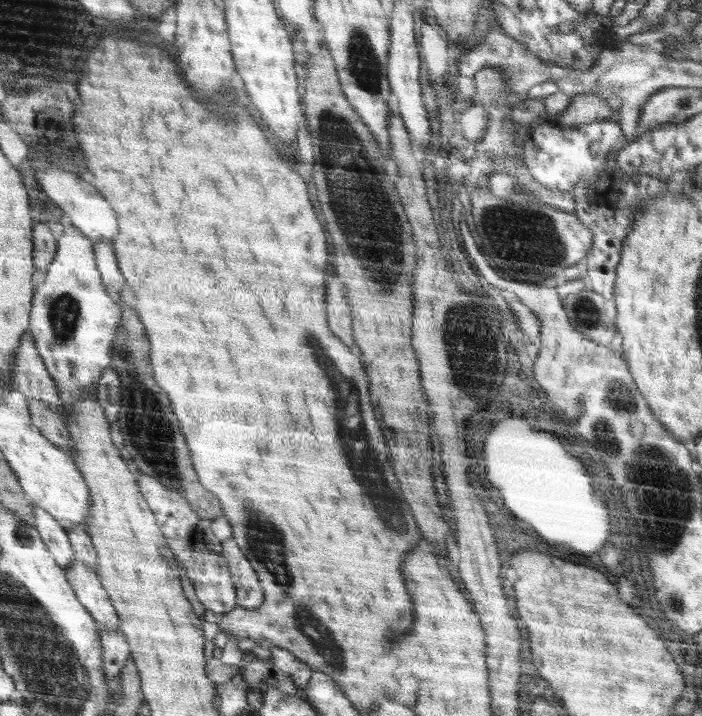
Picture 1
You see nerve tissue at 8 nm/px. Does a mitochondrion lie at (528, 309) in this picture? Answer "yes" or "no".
no

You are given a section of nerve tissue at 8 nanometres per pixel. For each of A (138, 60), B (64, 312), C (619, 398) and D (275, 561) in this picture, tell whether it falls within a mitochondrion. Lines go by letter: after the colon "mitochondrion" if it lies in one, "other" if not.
A: other
B: mitochondrion
C: mitochondrion
D: mitochondrion

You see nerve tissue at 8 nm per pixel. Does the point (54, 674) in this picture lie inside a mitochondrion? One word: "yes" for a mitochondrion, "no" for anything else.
yes

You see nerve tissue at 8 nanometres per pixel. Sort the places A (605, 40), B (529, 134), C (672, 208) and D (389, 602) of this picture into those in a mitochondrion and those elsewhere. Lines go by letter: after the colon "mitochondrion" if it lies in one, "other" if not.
A: other
B: other
C: other
D: other

